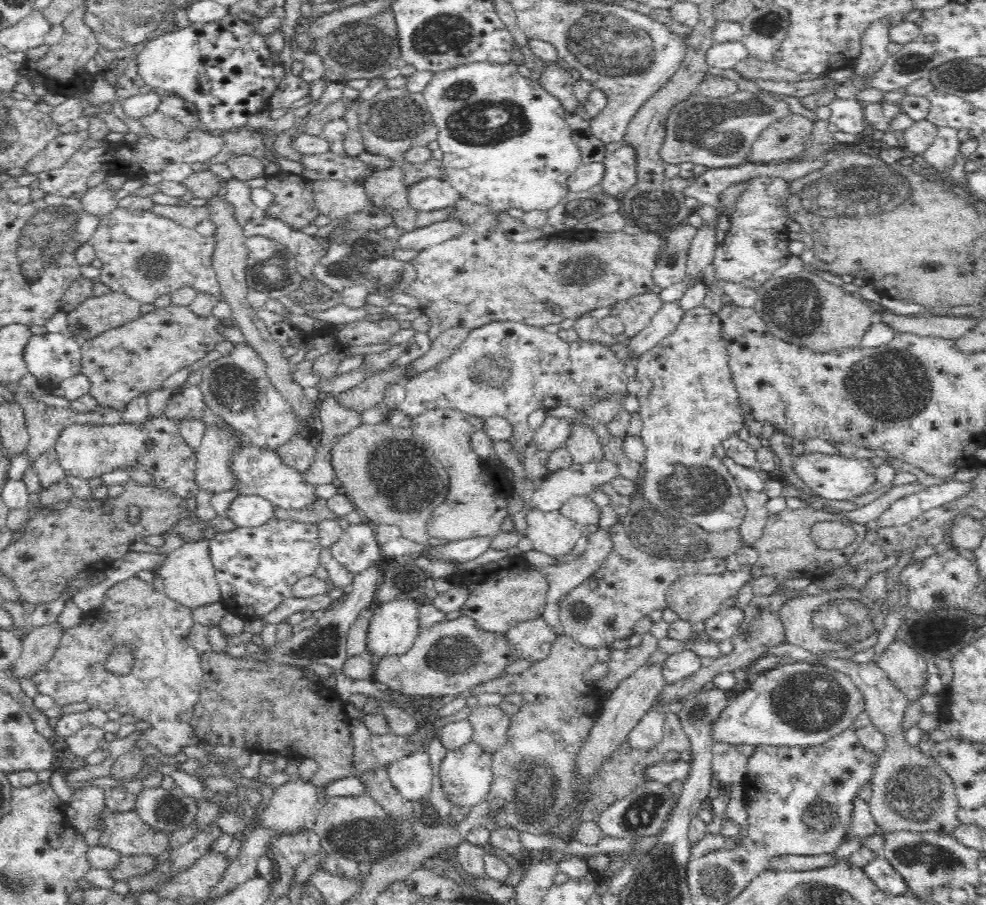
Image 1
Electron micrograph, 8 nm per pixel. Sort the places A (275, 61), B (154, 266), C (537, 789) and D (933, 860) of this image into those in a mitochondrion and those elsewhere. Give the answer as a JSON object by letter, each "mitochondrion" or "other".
{"A":"other","B":"mitochondrion","C":"mitochondrion","D":"mitochondrion"}

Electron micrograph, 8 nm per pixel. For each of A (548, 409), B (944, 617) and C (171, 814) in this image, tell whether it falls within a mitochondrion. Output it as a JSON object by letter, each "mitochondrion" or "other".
{"A":"other","B":"mitochondrion","C":"mitochondrion"}

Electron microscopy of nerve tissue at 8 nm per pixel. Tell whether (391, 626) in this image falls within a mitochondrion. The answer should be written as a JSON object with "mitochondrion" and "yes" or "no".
{"mitochondrion":"no"}

